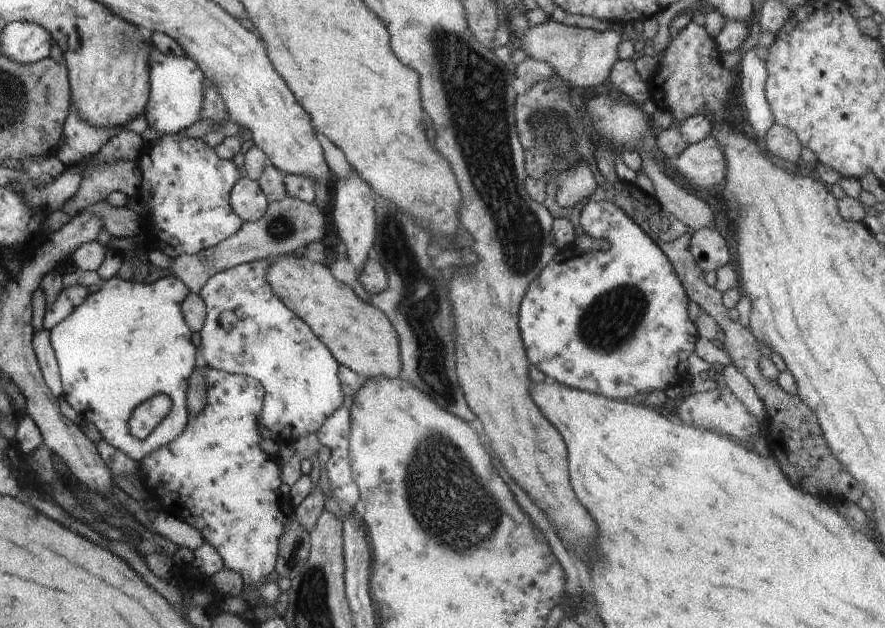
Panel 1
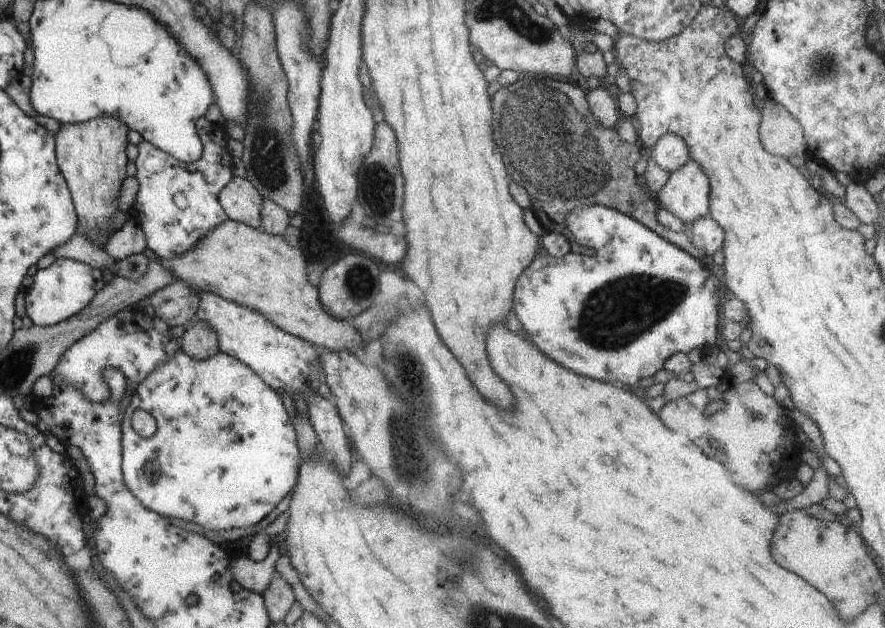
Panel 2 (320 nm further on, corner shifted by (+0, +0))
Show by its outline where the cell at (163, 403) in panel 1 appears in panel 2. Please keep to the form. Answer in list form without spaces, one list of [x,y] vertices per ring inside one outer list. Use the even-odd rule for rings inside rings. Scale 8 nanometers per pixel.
[[[181,348],[178,349],[165,363],[160,363],[146,378],[137,384],[130,404],[123,413],[123,424],[121,425],[121,448],[122,448],[122,473],[123,482],[129,492],[145,508],[156,512],[166,519],[179,518],[188,523],[195,523],[205,529],[212,531],[229,530],[232,528],[250,528],[264,520],[283,500],[284,496],[295,488],[296,472],[301,464],[301,453],[297,446],[297,435],[291,422],[291,412],[284,408],[282,399],[278,392],[270,388],[253,370],[246,364],[242,364],[234,357],[222,352],[206,360],[198,360],[188,356]],[[143,410],[149,412],[157,424],[157,430],[151,438],[140,437],[131,426],[131,416],[134,411]]]

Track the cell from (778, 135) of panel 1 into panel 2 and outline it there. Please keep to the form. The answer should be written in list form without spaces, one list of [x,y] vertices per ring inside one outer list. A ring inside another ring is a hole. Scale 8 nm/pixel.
[[[770,96],[759,104],[762,110],[762,146],[776,156],[808,158],[802,125]]]

